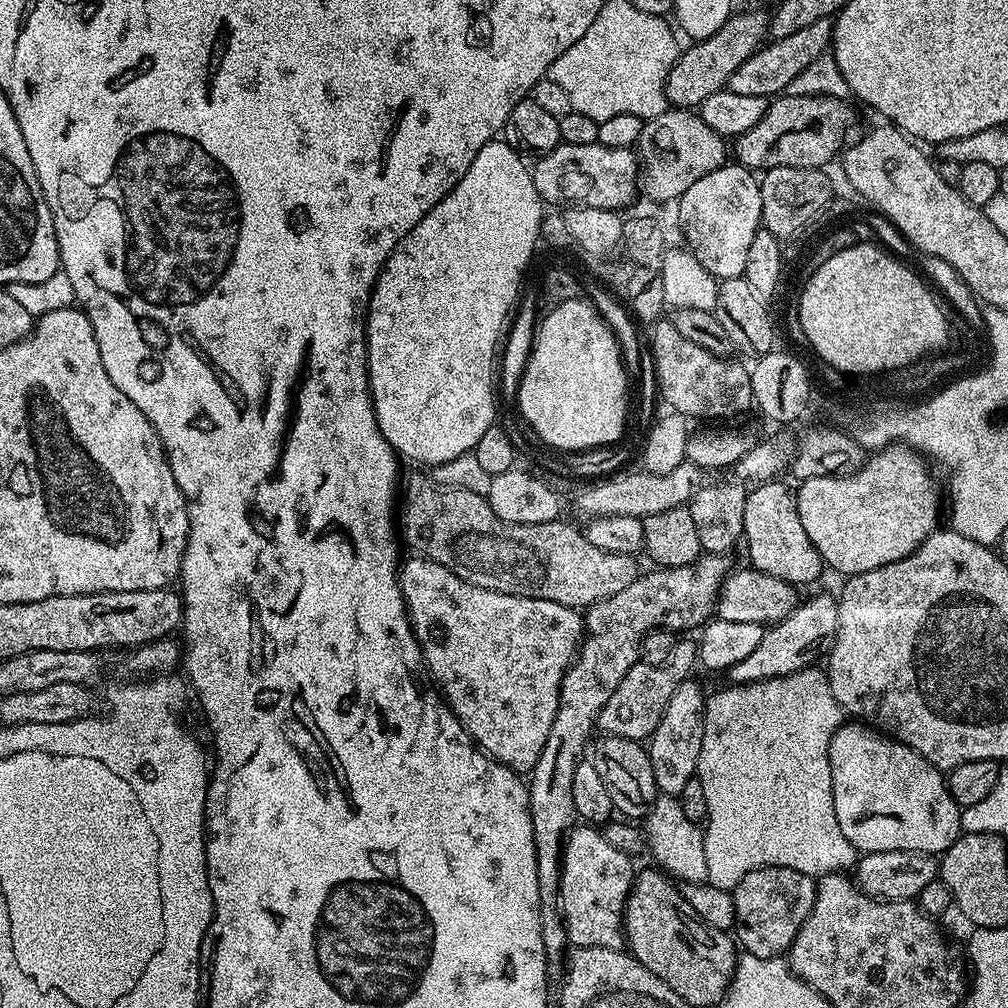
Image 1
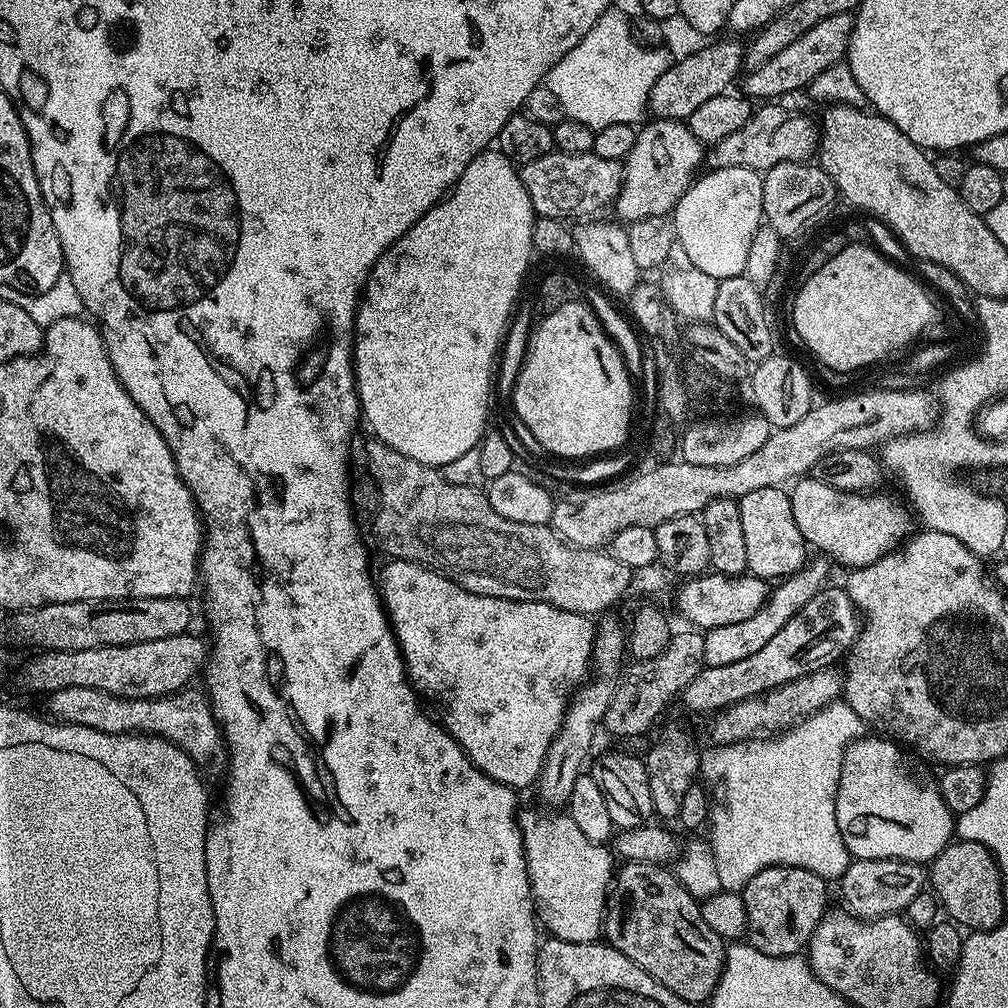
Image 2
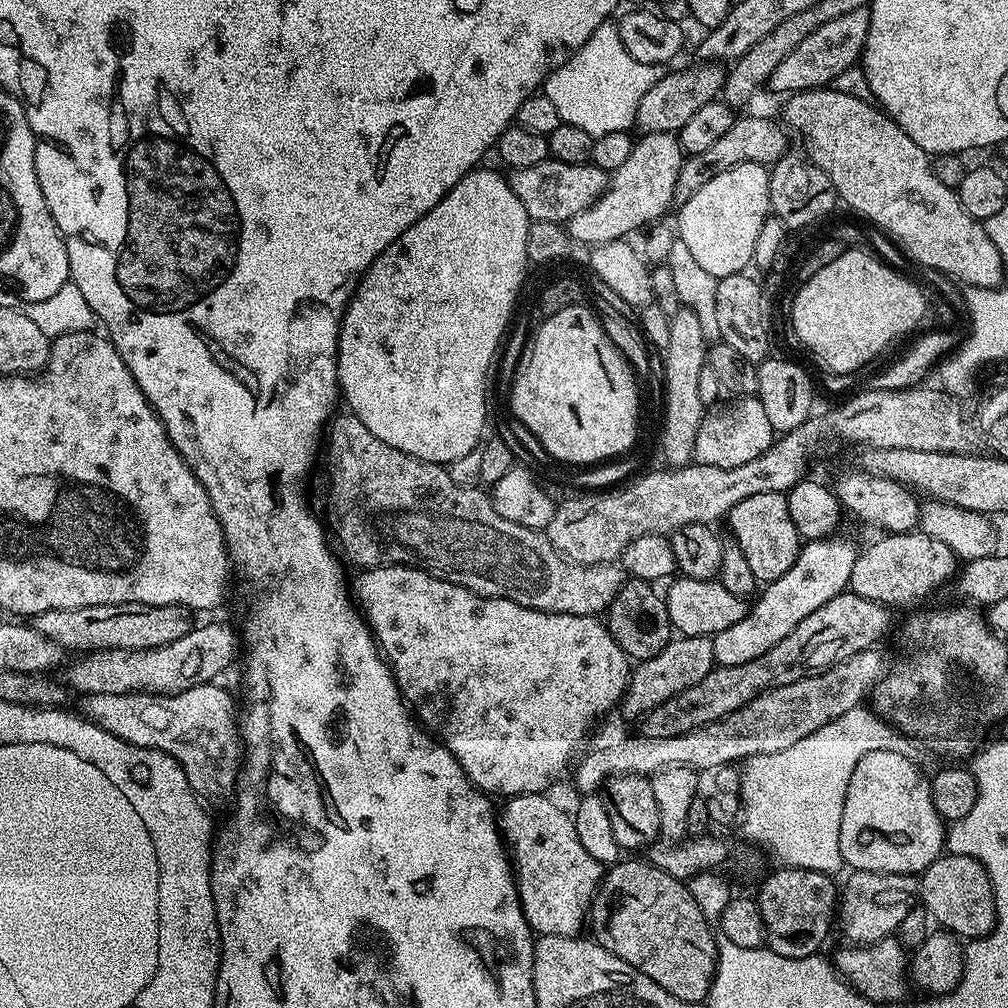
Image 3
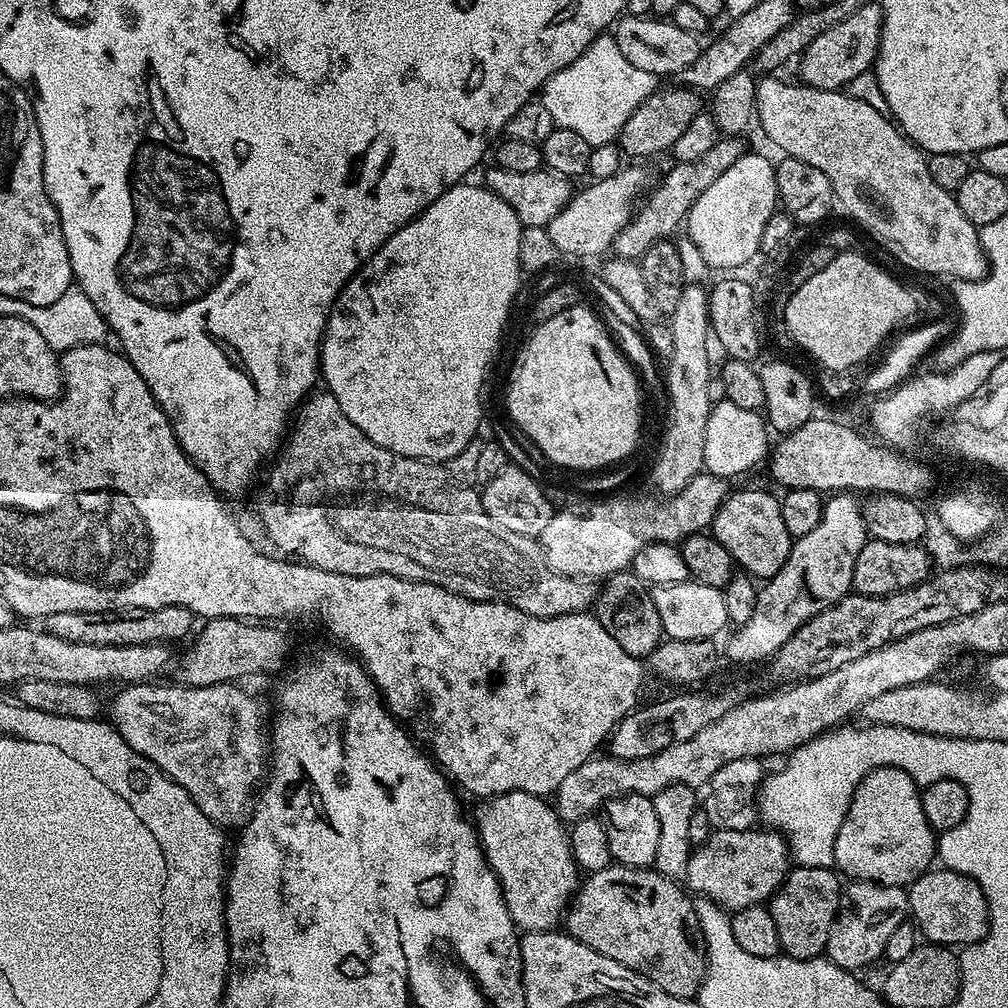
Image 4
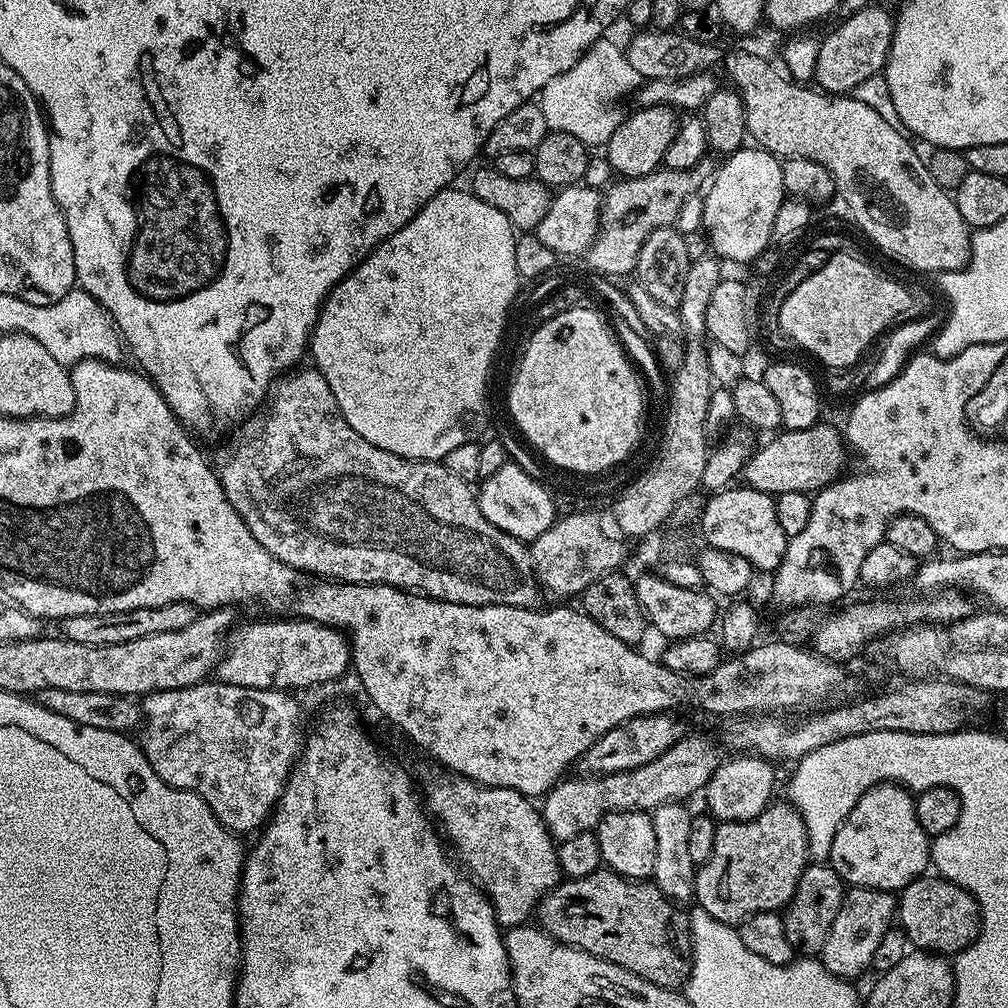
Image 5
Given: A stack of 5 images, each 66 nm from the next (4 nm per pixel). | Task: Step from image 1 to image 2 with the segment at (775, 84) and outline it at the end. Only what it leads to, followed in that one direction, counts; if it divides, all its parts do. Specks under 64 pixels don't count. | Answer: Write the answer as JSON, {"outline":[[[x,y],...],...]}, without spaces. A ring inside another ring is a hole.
{"outline":[[[850,12],[833,14],[830,18],[818,22],[818,26],[806,30],[806,34],[798,38],[798,42],[786,46],[786,50],[774,54],[770,62],[762,62],[760,68],[751,69],[747,73],[748,77],[743,77],[743,95],[756,102],[772,102],[777,98],[784,98],[780,96],[788,96],[791,92],[798,91],[799,88],[800,91],[807,89],[808,84],[818,74],[822,74],[824,70],[847,57],[853,19],[853,13]]]}

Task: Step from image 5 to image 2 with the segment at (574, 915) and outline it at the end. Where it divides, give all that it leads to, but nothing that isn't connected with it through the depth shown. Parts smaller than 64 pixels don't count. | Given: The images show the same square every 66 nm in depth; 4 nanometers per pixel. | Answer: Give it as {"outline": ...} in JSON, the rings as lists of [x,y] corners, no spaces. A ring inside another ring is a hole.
{"outline":[[[625,863],[615,873],[610,889],[603,935],[607,943],[626,954],[634,966],[642,966],[650,978],[666,986],[666,990],[678,994],[678,998],[700,1006],[703,1005],[703,1000],[704,1003],[711,1001],[716,995],[720,975],[724,973],[726,941],[706,924],[698,900],[687,892],[686,886],[680,884],[675,871],[658,864]]]}

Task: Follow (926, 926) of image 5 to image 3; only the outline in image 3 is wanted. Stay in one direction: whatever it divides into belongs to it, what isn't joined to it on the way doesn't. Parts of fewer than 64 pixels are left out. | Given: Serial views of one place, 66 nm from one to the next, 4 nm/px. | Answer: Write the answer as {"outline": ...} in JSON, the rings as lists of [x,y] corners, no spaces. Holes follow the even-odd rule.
{"outline":[[[942,854],[926,871],[919,873],[918,900],[929,917],[953,936],[979,940],[996,927],[992,884],[982,865],[969,856]]]}

